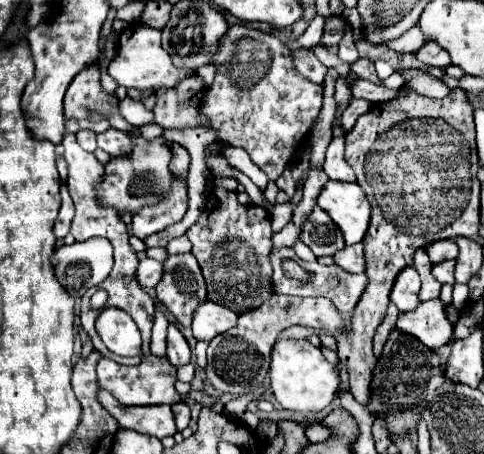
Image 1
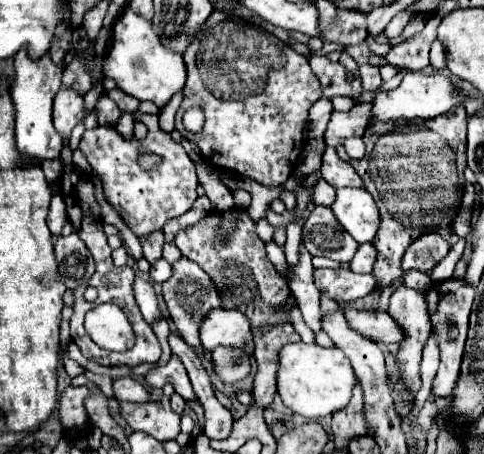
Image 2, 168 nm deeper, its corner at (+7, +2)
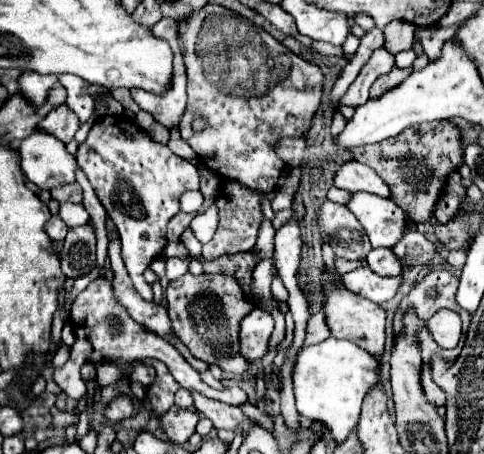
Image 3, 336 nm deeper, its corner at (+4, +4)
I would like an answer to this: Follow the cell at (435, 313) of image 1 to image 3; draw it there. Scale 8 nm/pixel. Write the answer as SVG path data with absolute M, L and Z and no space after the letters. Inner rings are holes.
M324 265L322 277L320 277L322 289L324 289L324 315L326 315L326 325L330 333L338 339L350 339L358 343L362 349L372 353L374 357L380 357L384 353L384 309L356 293L350 293L344 283L342 275L336 273L336 269L328 269Z

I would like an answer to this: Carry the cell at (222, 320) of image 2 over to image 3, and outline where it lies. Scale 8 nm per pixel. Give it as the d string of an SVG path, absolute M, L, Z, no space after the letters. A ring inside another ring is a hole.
M254 309L240 325L240 351L248 361L260 359L268 351L274 319L264 309Z

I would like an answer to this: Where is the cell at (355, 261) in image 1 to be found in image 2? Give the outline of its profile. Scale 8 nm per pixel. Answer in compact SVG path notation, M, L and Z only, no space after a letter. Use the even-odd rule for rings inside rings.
M361 243L349 261L349 269L353 273L371 273L375 263L375 247L371 243Z

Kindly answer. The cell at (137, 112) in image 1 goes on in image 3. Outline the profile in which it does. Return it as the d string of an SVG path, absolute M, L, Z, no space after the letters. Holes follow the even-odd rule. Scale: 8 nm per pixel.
M124 115L98 117L86 141L78 145L76 161L116 225L134 289L144 301L152 301L152 287L142 279L142 273L166 247L166 225L180 211L180 195L198 189L196 165L180 159L166 145L154 143L144 129Z

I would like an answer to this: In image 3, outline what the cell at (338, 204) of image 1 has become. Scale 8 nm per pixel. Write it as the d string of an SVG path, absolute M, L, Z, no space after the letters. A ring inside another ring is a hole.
M354 193L348 209L364 225L372 247L394 247L410 229L408 215L392 201L370 193Z

